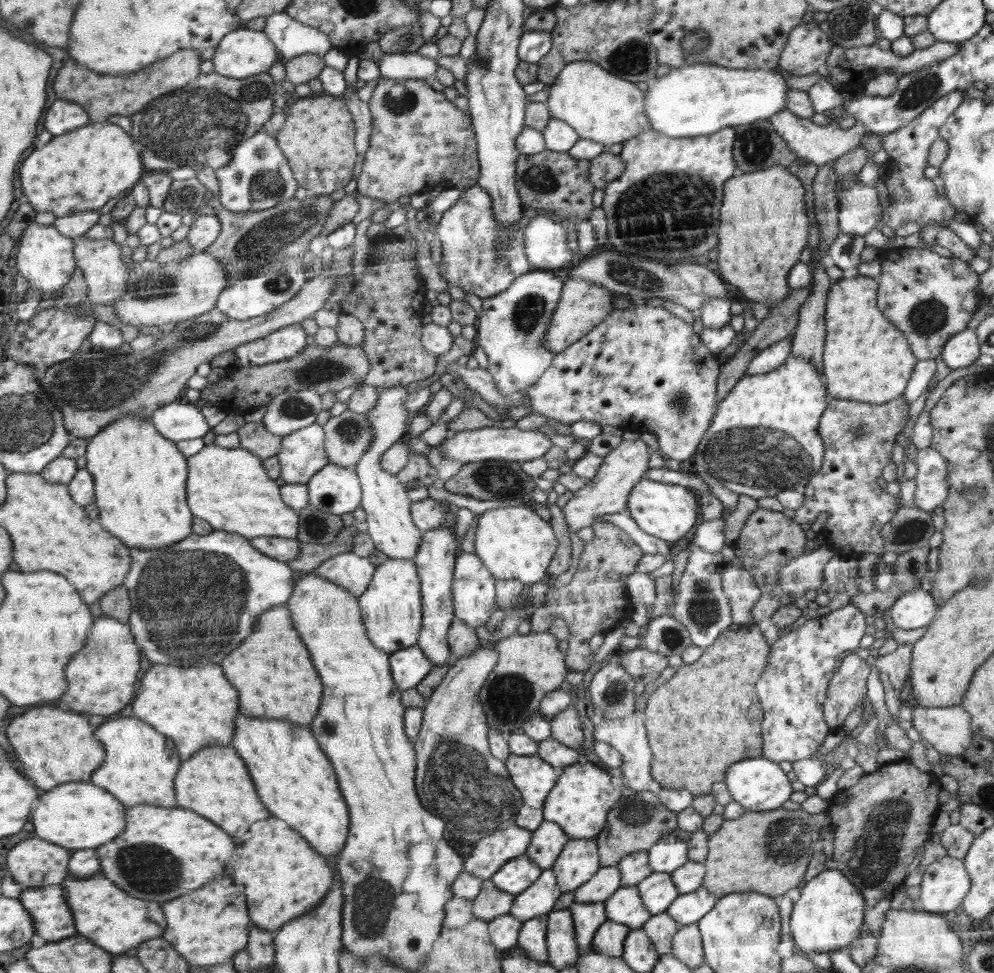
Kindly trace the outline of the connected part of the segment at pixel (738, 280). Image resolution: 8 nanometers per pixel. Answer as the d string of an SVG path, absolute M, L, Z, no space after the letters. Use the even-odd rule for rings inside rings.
M776 165L766 170L746 173L740 176L732 177L728 184L724 184L724 224L720 224L720 248L718 248L718 268L720 274L728 283L735 286L746 298L745 305L749 301L768 304L770 310L774 305L783 302L788 294L791 294L789 288L790 272L794 270L802 246L806 246L808 240L808 218L806 218L806 188L802 182L792 176L786 167Z

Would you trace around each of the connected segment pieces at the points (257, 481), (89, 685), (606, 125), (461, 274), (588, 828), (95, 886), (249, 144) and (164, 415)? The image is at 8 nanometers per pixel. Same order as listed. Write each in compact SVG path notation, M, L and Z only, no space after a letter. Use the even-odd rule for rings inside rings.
M207 444L197 456L189 458L188 463L191 465L189 503L196 516L202 516L215 528L242 533L250 540L256 537L297 538L298 510L280 500L278 484L267 475L263 461L247 448Z
M103 614L96 618L96 624L88 635L88 648L84 648L84 652L80 652L80 656L76 656L72 664L68 664L68 680L72 680L72 688L62 702L76 712L112 716L132 702L140 670L142 652L134 640L132 626L116 617Z
M578 61L567 64L548 86L548 91L545 103L551 117L571 125L581 139L594 140L609 147L635 139L651 126L644 92L638 90L631 81L609 73L594 62Z
M479 184L465 189L458 202L450 207L450 210L443 212L440 219L434 220L433 230L442 244L443 256L441 263L438 264L442 280L463 291L474 292L482 300L506 291L519 276L526 275L529 270L532 270L526 251L526 228L530 223L531 217L523 215L522 219L518 219L514 225L510 225L510 228L516 230L516 233L512 233L512 239L508 239L506 244L499 244L499 222L494 213L491 193L480 187Z
M576 762L563 768L547 795L543 817L560 825L572 839L594 839L607 826L607 813L621 796L621 789L612 784L611 777L606 769L590 762Z
M104 870L100 875L94 875L92 880L80 880L70 874L64 888L68 888L68 902L72 904L72 912L76 912L79 935L88 936L93 943L100 944L116 957L126 954L130 948L139 950L142 943L163 938L166 934L168 920L160 902L142 900L124 892L120 885L116 886L116 882L105 875Z
M264 130L256 132L246 142L240 144L234 160L217 170L222 194L218 201L232 212L263 211L287 202L294 196L296 180L292 178L286 158L271 133Z
M180 402L160 407L152 418L164 436L179 443L182 440L204 438L213 428L196 402Z

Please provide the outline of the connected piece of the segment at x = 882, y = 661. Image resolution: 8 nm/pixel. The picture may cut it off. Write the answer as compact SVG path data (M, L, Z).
M902 644L884 656L879 657L873 665L882 672L888 674L890 684L901 694L900 700L903 700L907 694L907 680L910 678L910 665L912 660L912 645Z

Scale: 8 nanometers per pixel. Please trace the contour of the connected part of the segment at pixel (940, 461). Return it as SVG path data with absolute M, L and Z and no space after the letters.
M928 446L918 449L915 464L916 490L912 504L930 513L930 510L940 506L948 498L948 490L950 490L948 463L938 450Z

